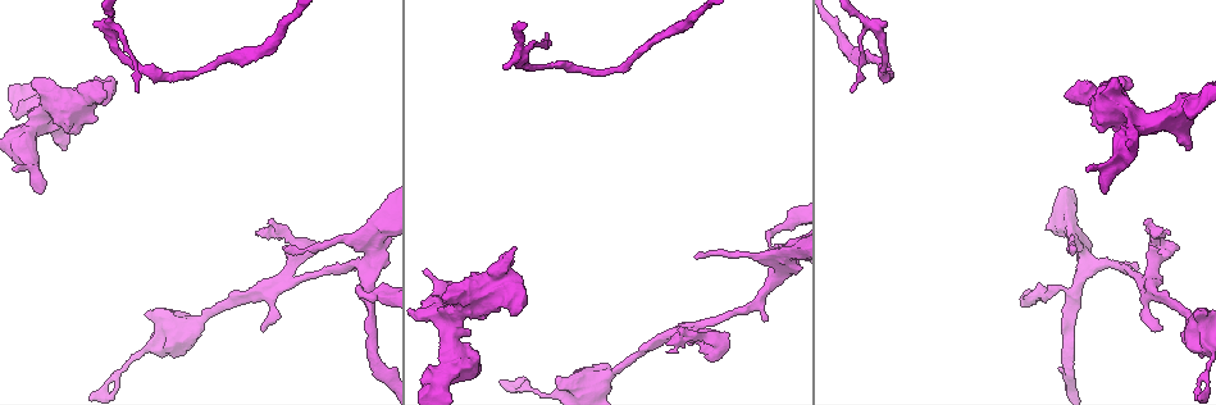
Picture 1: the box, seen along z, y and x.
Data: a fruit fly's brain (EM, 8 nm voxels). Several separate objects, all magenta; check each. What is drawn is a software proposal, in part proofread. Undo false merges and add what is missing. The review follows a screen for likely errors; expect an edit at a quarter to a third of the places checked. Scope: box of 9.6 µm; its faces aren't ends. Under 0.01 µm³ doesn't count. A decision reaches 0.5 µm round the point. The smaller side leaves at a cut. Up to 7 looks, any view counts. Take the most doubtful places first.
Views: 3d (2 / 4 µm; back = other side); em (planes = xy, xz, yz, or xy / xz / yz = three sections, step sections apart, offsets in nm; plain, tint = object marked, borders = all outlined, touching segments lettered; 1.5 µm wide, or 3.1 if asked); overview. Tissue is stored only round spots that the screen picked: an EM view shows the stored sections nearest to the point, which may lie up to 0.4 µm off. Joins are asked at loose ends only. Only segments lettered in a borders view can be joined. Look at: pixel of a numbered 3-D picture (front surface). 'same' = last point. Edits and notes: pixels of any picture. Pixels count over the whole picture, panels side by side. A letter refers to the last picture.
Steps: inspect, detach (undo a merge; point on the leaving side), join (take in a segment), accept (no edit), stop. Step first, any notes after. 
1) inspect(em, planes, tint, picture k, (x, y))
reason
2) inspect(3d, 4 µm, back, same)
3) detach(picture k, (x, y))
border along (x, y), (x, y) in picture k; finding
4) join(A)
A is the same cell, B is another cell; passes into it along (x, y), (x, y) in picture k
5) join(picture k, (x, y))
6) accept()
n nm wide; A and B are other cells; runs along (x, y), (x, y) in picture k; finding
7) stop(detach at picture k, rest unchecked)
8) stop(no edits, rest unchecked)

inspect(3d, 4 µm, picture 1, (66, 148))
stops while still wide

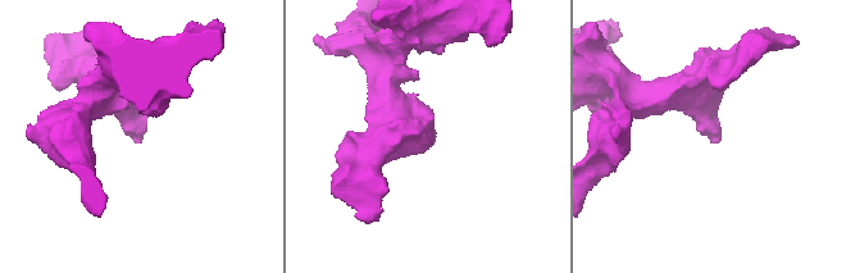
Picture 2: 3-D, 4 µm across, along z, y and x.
inspect(em, planes, borders, picture 2, (715, 139))

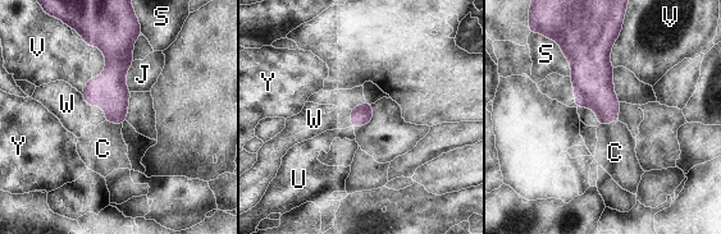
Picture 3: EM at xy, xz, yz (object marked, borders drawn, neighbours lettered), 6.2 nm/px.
join(C)
C is the same cell, J, S, U, V, W and Y are other cells; passes into it along (593, 85), (607, 122), (615, 152) in picture 3; it goes on there

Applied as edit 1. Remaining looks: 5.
inspect(overview)
see it whole again

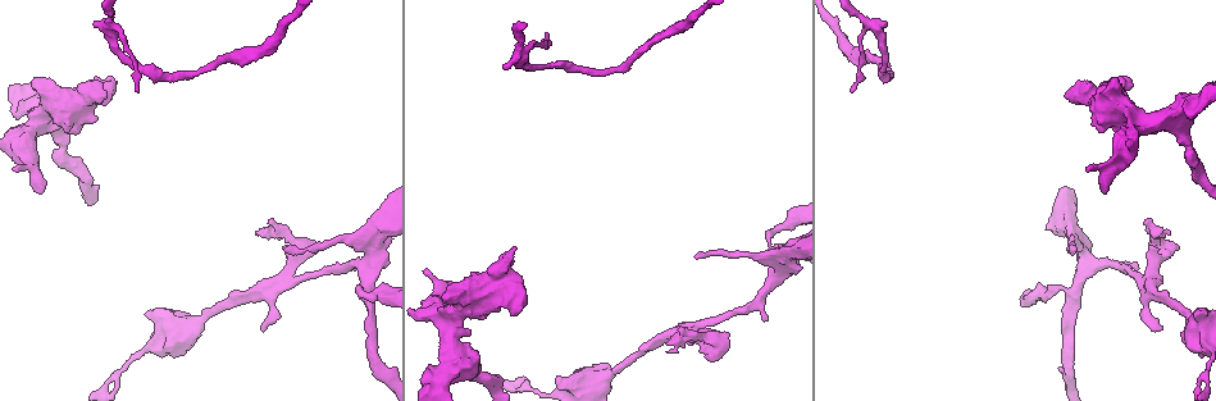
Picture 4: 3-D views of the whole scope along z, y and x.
inspect(3d, 4 µm, picture 4, (1170, 241))

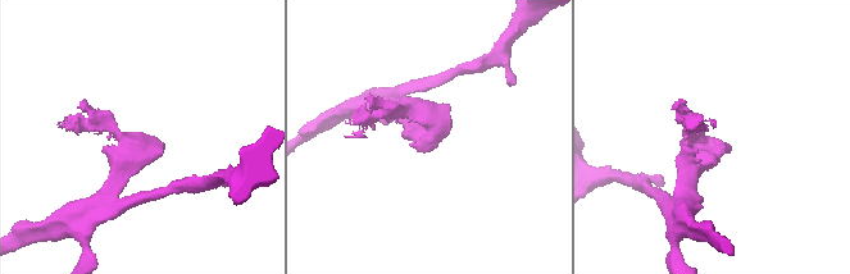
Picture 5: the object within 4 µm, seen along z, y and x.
inspect(em, planes, tint, picture 5, (417, 145))
arms of 200, 300 nm; shape alone is not enough

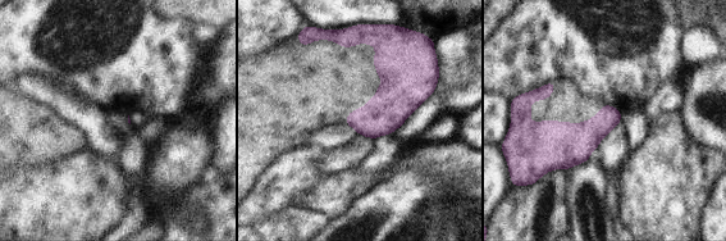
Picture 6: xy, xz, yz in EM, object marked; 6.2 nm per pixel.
inspect(em, planes, borders, same)
see the neighbours

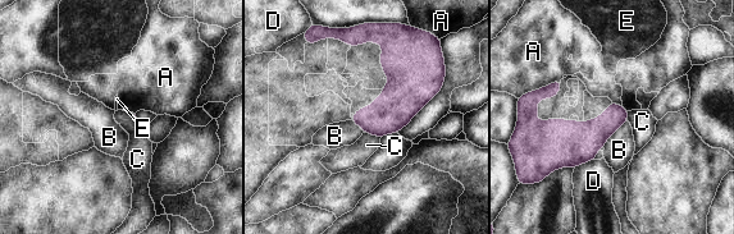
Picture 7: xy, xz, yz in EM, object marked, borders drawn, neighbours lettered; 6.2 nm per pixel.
accept()
A, B, C, D and E are other cells; border along (627, 119), (602, 146) in picture 7; none of them fits

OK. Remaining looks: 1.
stop(join at picture 3, rest unchecked)

